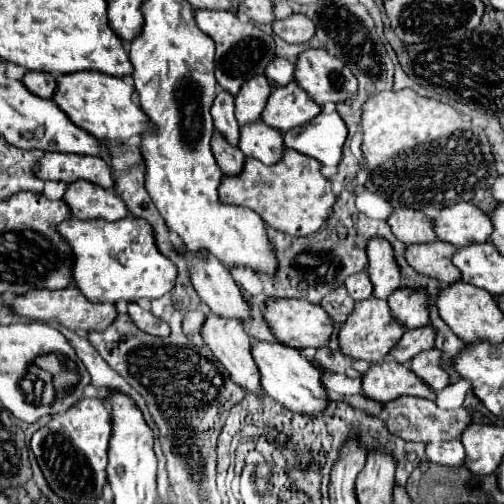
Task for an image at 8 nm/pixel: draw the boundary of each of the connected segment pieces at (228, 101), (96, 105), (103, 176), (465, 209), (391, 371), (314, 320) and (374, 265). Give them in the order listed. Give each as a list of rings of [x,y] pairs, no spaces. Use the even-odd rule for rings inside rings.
[[[219,91],[219,95],[213,101],[213,107],[211,107],[215,129],[219,129],[221,135],[231,145],[237,145],[237,141],[239,141],[239,125],[237,125],[233,109],[235,109],[233,95],[227,93],[227,91]]]
[[[87,71],[57,77],[53,101],[77,127],[91,133],[99,141],[126,140],[133,135],[141,135],[153,127],[151,123],[147,123],[149,119],[145,117],[141,107],[131,101],[131,87],[123,83],[119,77]]]
[[[45,153],[35,163],[35,177],[43,181],[75,183],[85,179],[103,189],[113,189],[111,167],[95,155],[73,155],[73,153]]]
[[[457,203],[451,207],[443,207],[439,215],[433,219],[433,229],[437,239],[455,239],[447,241],[455,247],[485,243],[493,233],[489,215],[471,203]]]
[[[383,361],[369,367],[367,373],[363,373],[361,391],[363,397],[373,399],[377,403],[393,401],[399,395],[415,395],[425,399],[435,399],[435,393],[423,385],[415,373],[407,365],[401,365],[397,361]]]
[[[271,299],[265,301],[265,309],[263,309],[263,317],[267,327],[271,329],[271,333],[275,335],[275,339],[287,347],[295,347],[295,349],[303,349],[303,347],[325,347],[329,341],[329,335],[333,331],[331,327],[331,317],[319,309],[319,305],[313,305],[309,301],[303,299]]]
[[[371,239],[367,245],[369,255],[369,277],[373,283],[373,295],[387,299],[395,289],[401,287],[401,273],[393,257],[393,249],[385,239]]]

